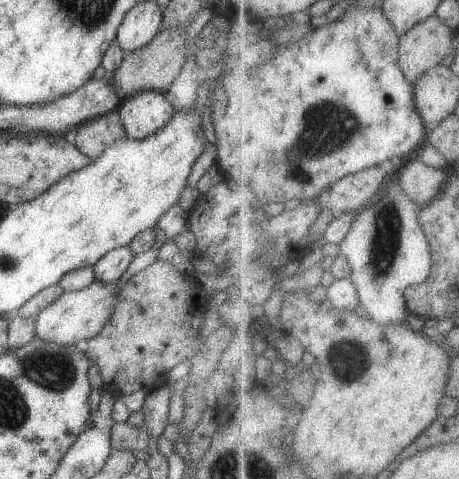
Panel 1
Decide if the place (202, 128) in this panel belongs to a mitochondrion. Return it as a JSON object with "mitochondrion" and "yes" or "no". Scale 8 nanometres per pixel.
{"mitochondrion":"no"}

